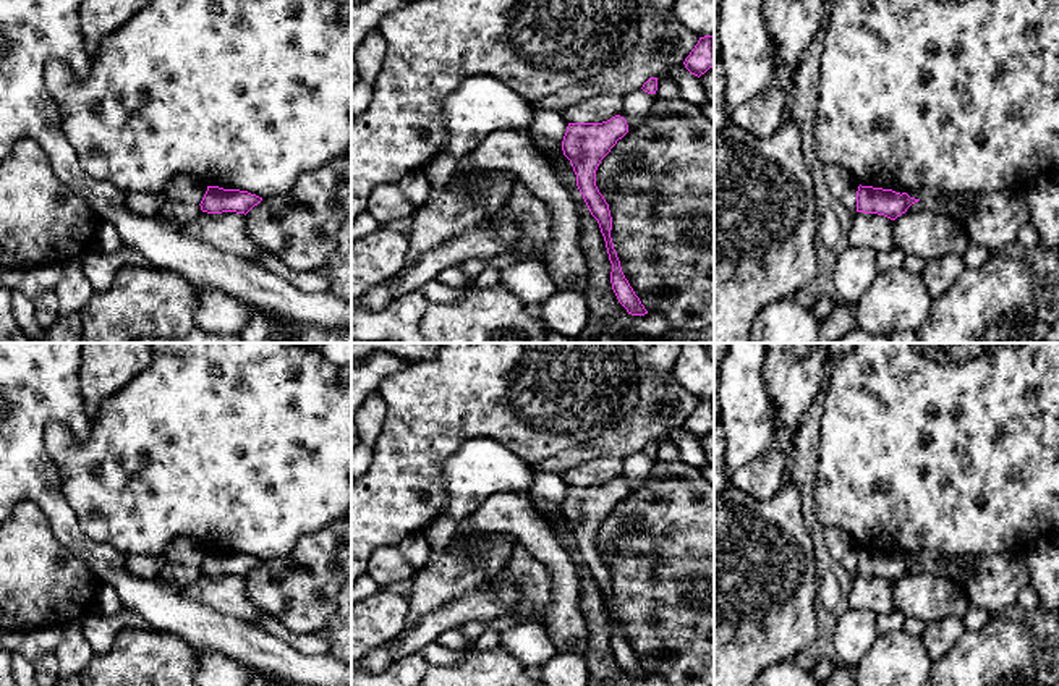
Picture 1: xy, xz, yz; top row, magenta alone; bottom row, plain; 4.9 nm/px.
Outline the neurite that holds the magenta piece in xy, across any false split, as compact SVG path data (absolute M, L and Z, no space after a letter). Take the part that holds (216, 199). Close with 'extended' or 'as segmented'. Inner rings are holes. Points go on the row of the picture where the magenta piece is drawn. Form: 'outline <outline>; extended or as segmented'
outline M207 186L199 205L201 210L207 214L236 212L246 215L261 201L262 197L248 191Z; as segmented

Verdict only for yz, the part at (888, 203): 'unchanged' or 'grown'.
unchanged

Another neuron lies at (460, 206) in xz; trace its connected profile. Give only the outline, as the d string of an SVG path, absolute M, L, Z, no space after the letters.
M461 167L460 181L449 181L440 189L431 189L429 197L415 210L408 235L408 254L402 270L440 244L481 225L508 199L512 172L481 172Z

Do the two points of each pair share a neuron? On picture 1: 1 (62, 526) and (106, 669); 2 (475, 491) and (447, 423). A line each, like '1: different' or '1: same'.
1: different
2: different

